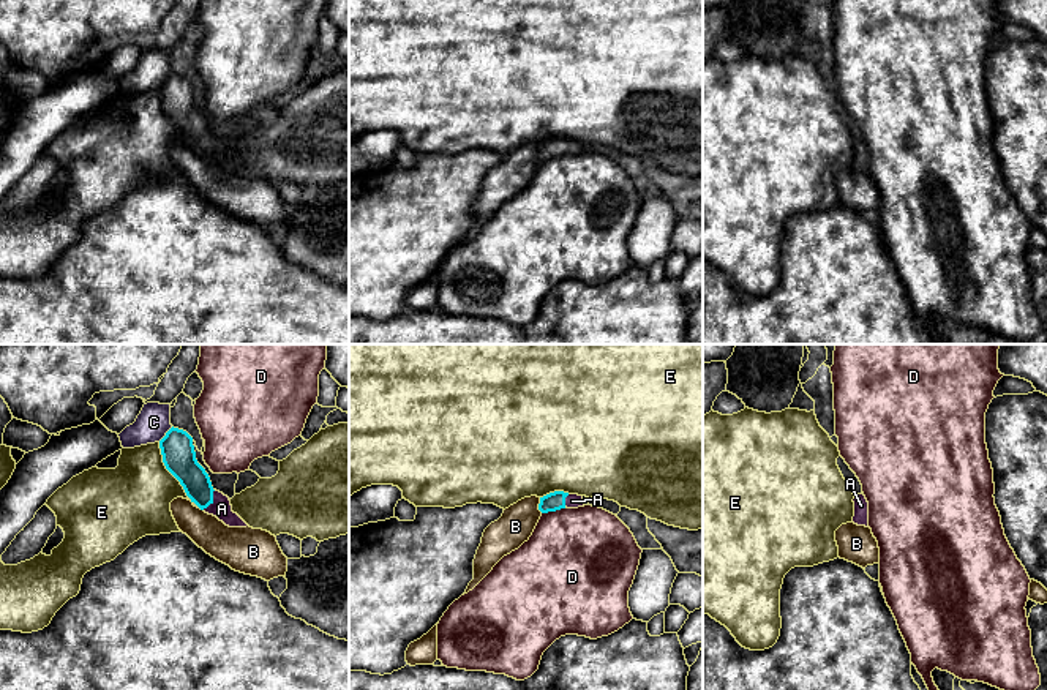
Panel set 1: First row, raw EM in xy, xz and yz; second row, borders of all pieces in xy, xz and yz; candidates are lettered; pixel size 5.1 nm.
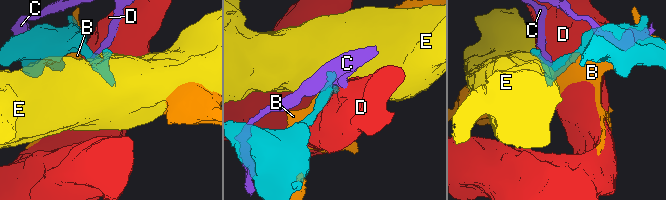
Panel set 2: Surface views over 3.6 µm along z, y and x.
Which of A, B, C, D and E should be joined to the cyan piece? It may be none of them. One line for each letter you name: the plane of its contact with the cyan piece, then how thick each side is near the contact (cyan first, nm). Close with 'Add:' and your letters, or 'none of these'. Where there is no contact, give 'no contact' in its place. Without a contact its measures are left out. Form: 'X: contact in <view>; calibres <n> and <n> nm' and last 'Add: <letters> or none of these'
A: contact in xy; calibres 150 and 100 nm
Add: A

